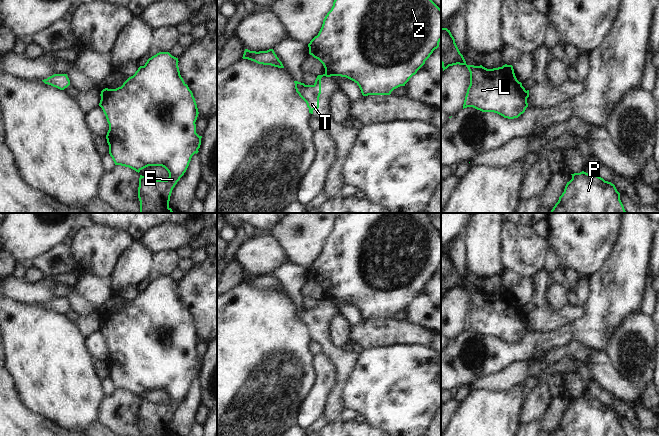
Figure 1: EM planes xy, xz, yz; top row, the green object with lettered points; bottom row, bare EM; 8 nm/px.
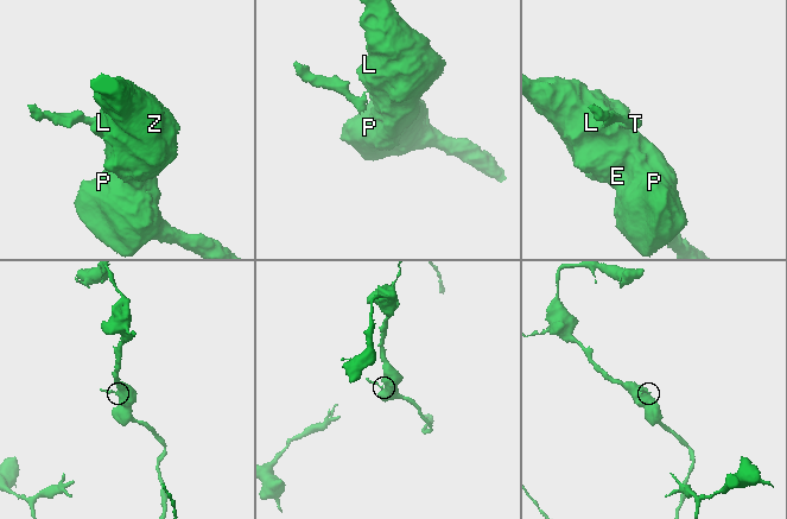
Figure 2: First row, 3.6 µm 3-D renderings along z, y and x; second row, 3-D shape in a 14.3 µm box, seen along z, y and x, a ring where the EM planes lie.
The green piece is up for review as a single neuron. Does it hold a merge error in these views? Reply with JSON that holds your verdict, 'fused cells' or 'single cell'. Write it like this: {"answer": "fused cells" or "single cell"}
{"answer": "fused cells"}

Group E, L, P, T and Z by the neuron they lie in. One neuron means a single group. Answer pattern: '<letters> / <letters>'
E L P Z / T

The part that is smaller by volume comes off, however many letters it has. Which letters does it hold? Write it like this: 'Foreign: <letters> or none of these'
Foreign: T.

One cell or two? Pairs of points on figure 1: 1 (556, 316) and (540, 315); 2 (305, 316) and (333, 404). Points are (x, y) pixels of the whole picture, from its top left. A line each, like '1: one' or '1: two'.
1: one
2: one

